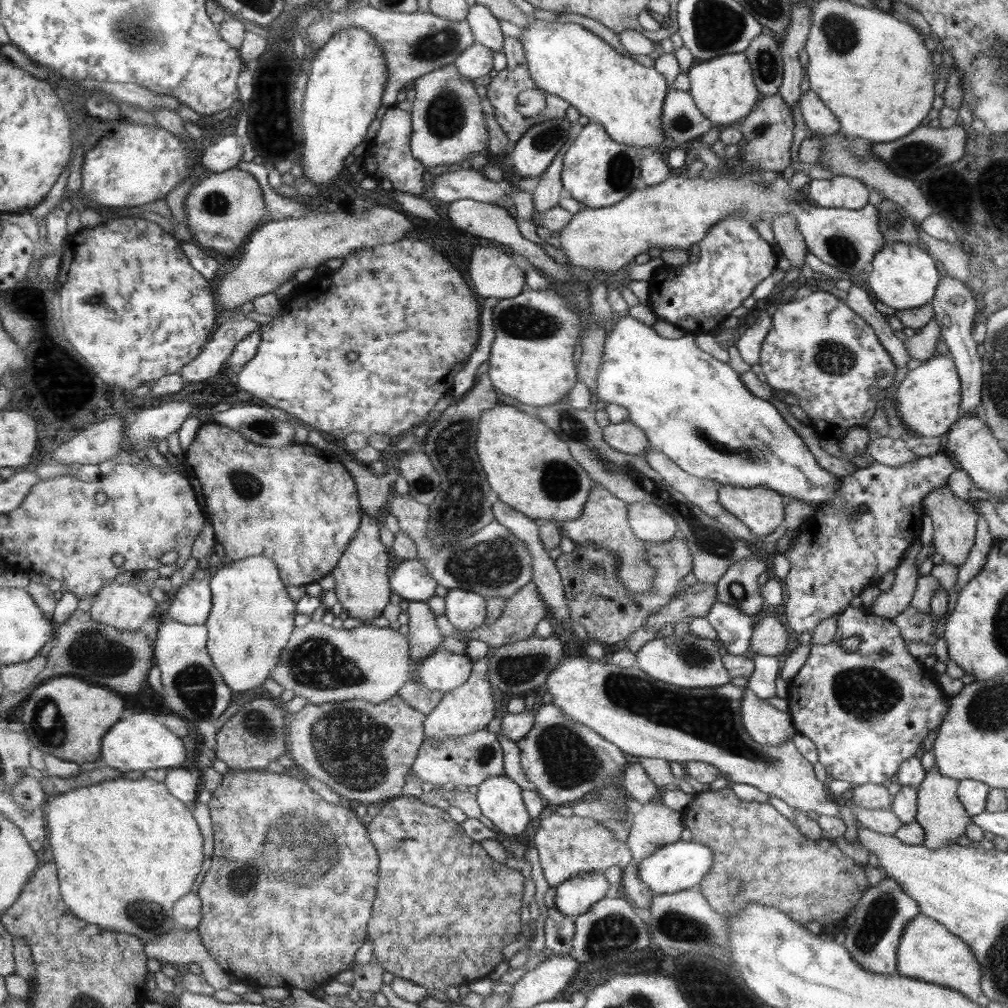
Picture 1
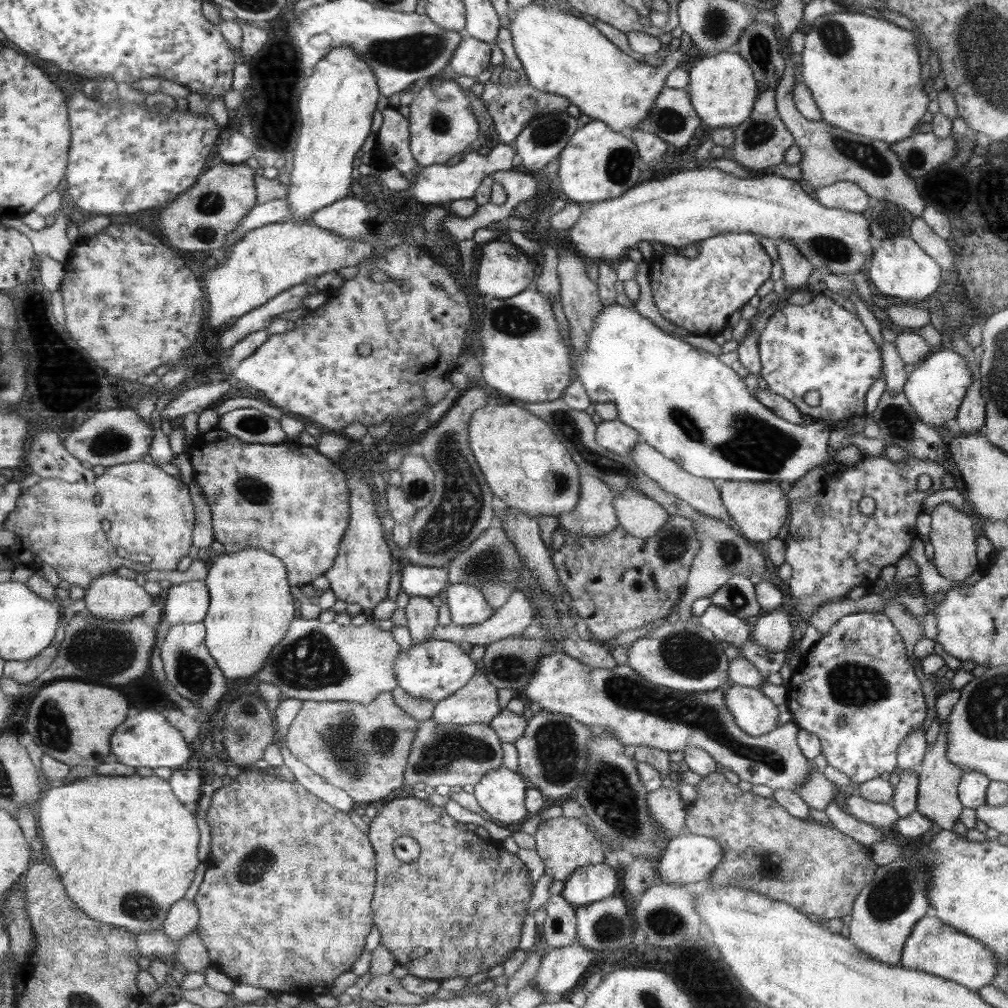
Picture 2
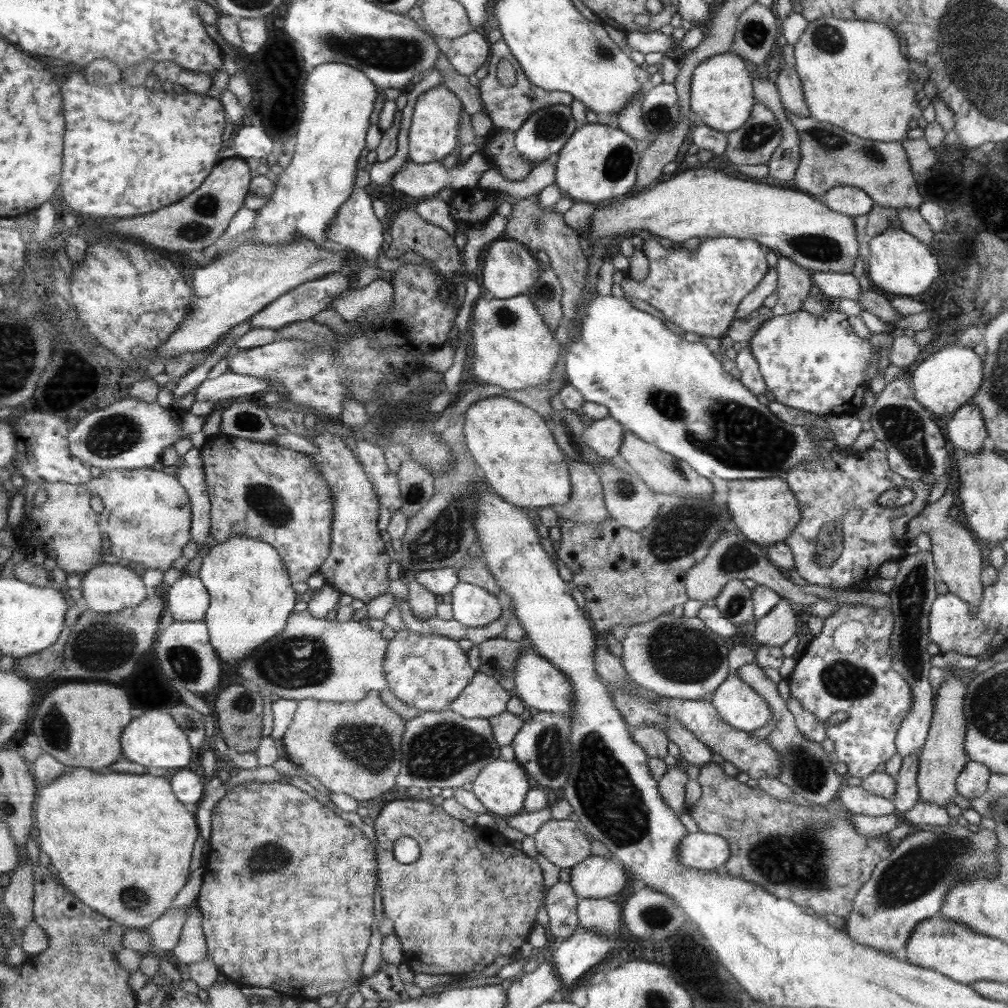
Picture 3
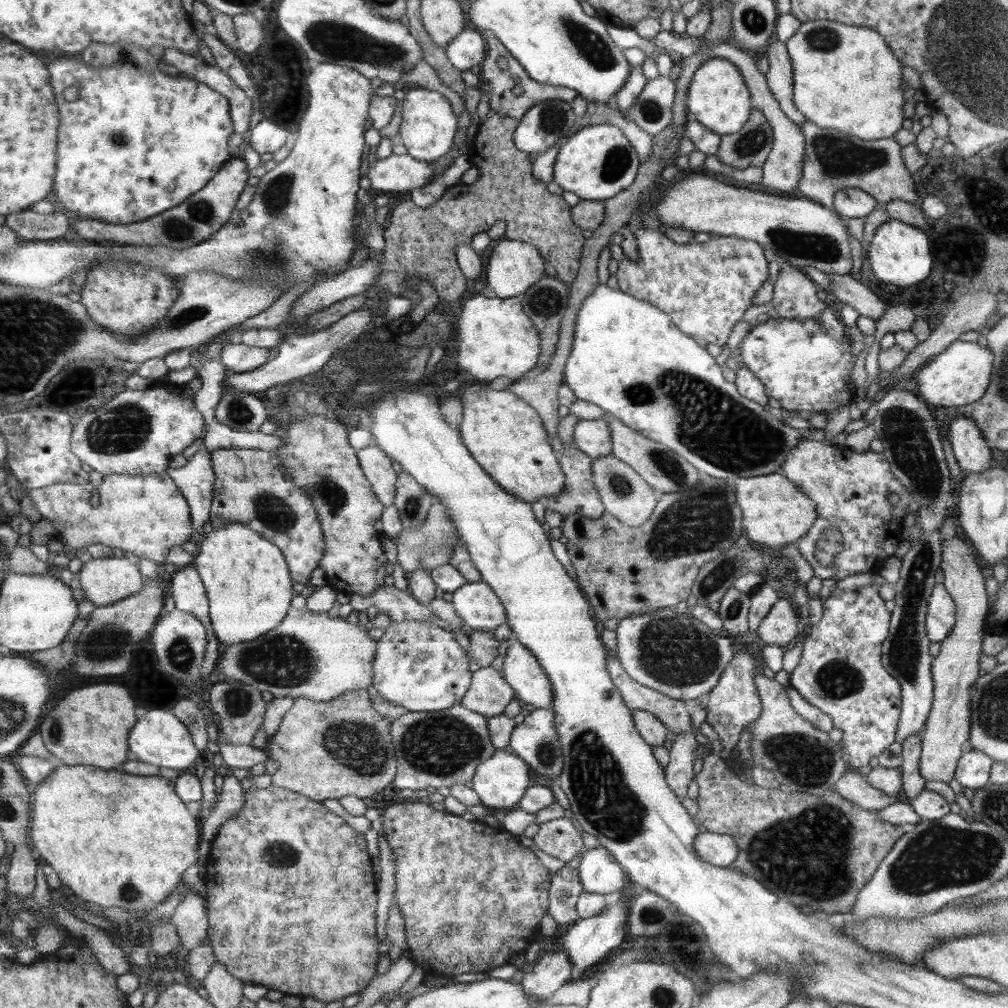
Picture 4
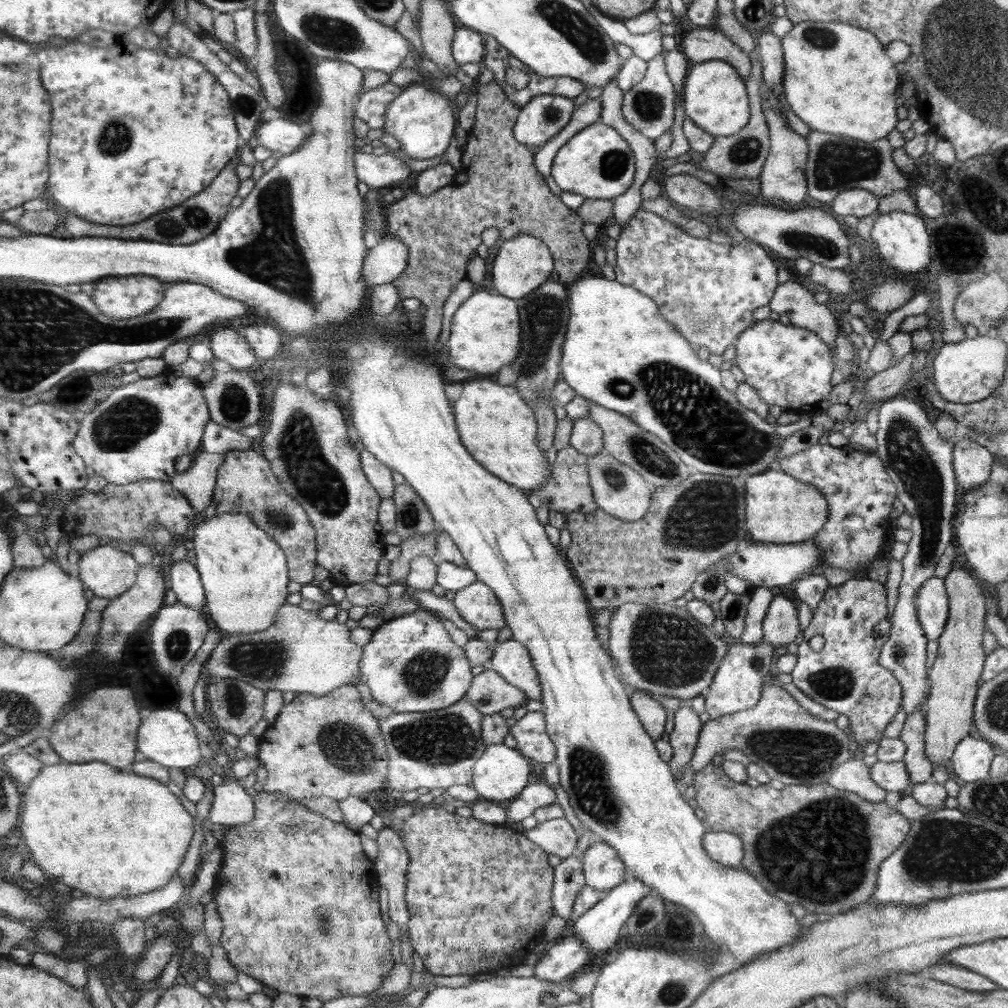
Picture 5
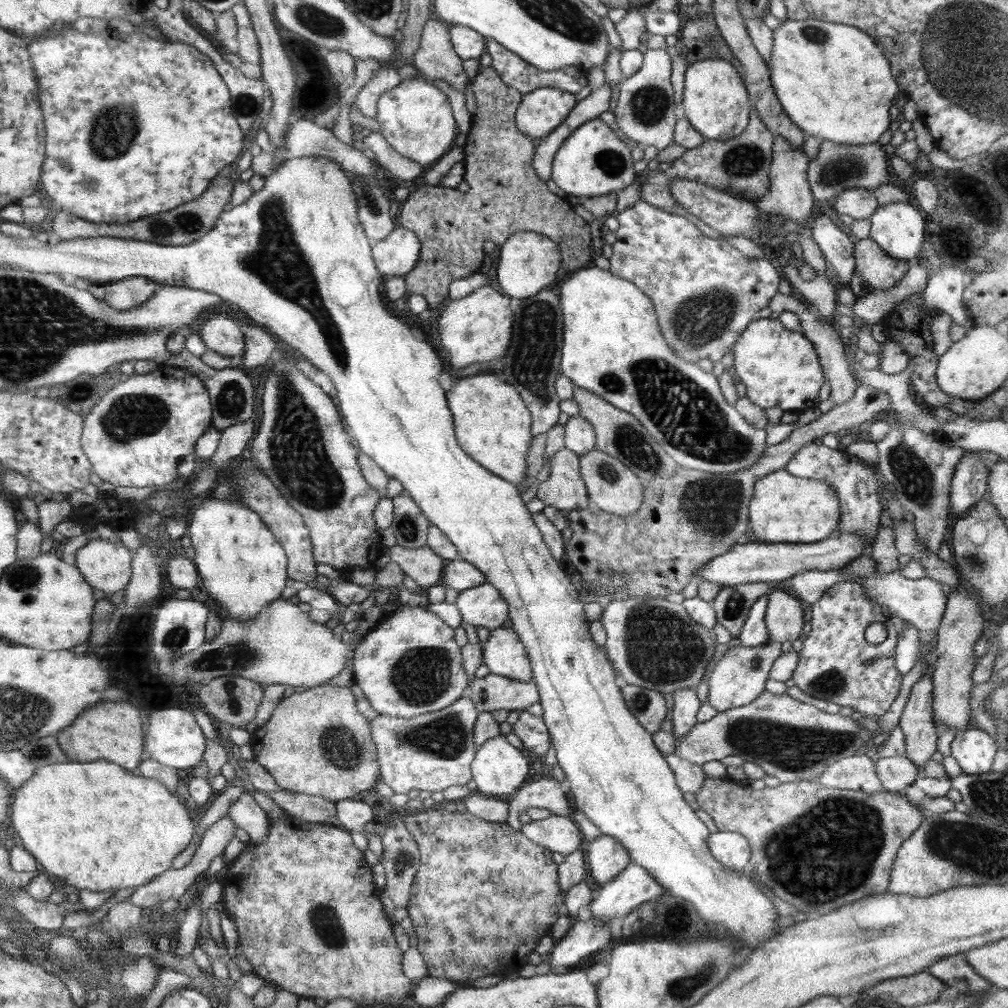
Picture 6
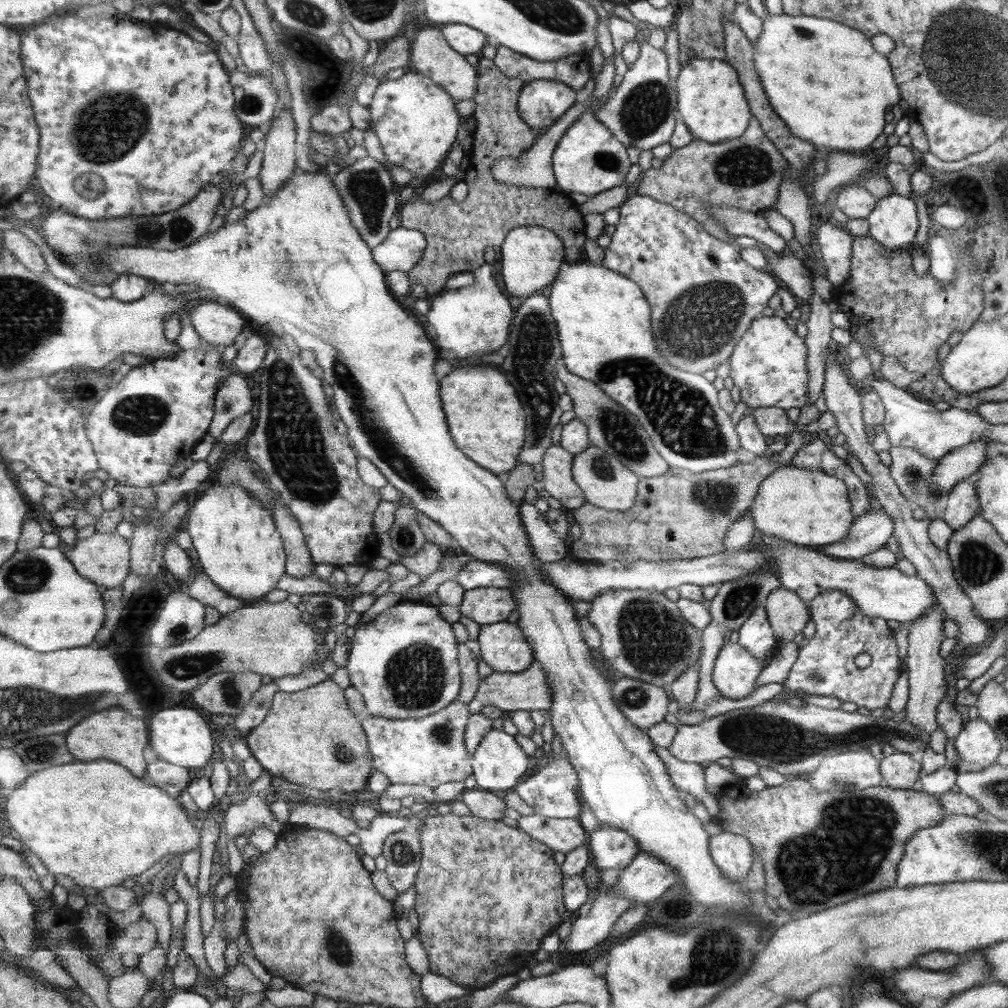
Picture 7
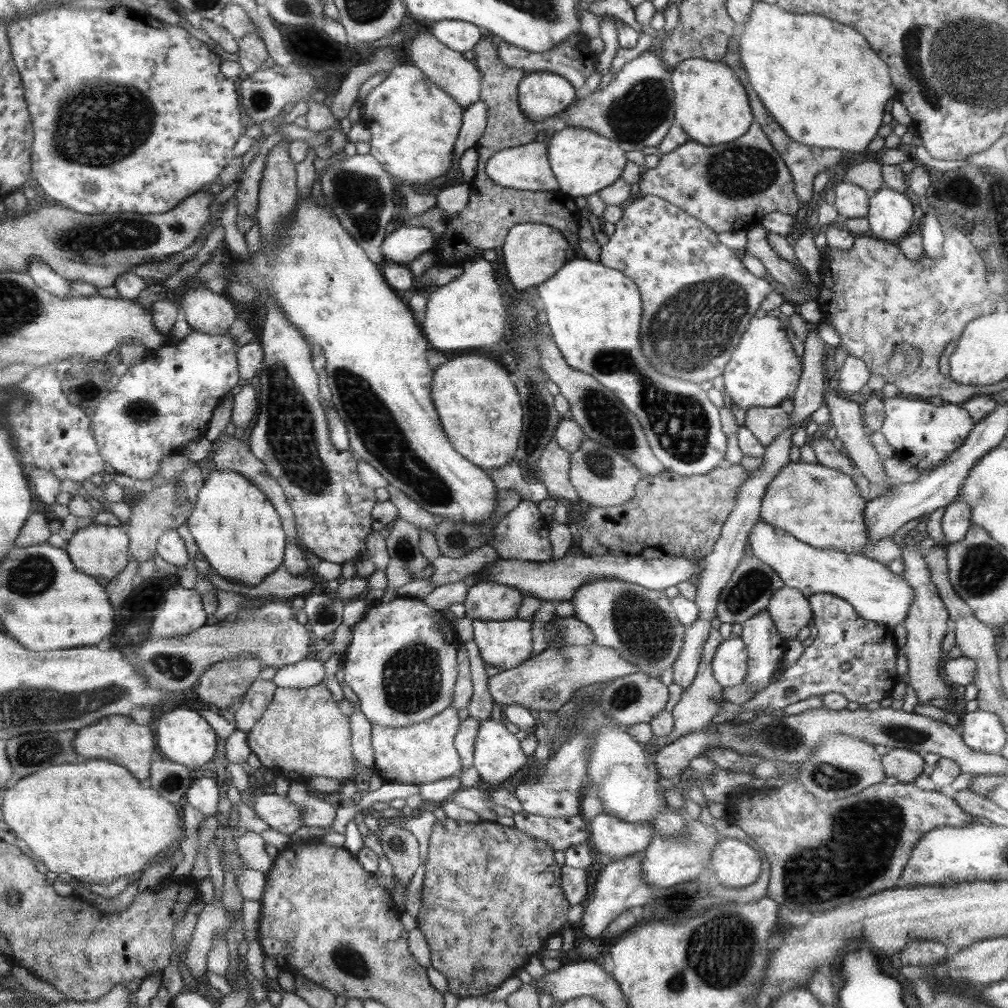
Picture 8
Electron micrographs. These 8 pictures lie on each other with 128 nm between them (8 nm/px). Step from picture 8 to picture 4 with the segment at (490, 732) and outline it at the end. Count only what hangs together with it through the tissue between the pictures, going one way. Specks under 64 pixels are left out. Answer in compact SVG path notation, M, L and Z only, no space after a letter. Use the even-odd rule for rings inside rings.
M498 749L476 768L472 790L488 808L514 808L531 785L529 769L518 756Z

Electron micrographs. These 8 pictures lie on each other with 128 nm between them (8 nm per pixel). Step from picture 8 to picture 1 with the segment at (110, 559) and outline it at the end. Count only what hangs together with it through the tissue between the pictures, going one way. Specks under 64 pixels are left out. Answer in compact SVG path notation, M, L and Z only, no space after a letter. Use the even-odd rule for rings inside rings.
M109 582L92 596L92 620L118 630L138 630L152 617L157 602L129 583Z

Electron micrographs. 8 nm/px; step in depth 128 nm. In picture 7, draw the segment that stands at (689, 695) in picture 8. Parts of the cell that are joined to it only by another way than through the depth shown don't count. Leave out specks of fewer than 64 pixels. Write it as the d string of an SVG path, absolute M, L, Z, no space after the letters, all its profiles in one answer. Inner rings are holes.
M767 569L759 570L758 572L749 572L749 574L745 574L738 580L722 583L722 586L720 586L714 598L707 602L711 614L711 623L700 633L703 649L701 657L698 660L700 671L698 691L696 691L694 703L692 703L690 709L685 712L689 717L692 712L700 711L704 715L703 720L708 720L734 710L745 709L746 706L747 708L754 708L760 706L760 704L764 704L764 702L768 700L776 699L787 701L788 703L794 700L796 696L794 694L789 695L785 691L783 684L777 683L764 684L764 686L756 688L752 695L748 695L747 699L731 700L720 695L720 691L714 687L714 682L712 680L713 668L718 653L724 645L724 636L726 636L726 633L732 633L734 630L738 631L745 623L745 620L752 614L752 611L758 605L764 605L772 590L780 586L779 578L773 570Z

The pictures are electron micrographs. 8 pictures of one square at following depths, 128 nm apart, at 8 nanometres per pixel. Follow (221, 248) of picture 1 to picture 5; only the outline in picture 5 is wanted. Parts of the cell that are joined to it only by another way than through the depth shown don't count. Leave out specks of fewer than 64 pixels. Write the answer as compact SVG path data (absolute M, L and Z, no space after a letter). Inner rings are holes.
M224 167L208 185L208 188L187 198L182 206L176 206L172 210L154 214L152 218L148 218L148 220L144 220L140 224L132 224L132 226L100 226L100 224L86 222L86 220L78 218L78 216L68 216L64 220L64 228L74 238L80 238L80 236L104 236L104 238L120 238L120 240L150 240L150 242L162 242L170 245L198 243L202 238L213 234L220 225L222 218L229 212L230 200L237 195L239 181L235 168Z

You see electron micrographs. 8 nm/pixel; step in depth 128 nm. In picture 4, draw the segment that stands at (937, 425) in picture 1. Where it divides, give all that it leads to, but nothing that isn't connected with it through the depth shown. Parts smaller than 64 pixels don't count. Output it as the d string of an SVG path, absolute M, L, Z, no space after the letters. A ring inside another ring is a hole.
M956 339L944 352L920 368L917 376L918 392L931 407L944 406L950 409L976 402L987 391L993 365L994 353L988 346L982 347L977 342Z

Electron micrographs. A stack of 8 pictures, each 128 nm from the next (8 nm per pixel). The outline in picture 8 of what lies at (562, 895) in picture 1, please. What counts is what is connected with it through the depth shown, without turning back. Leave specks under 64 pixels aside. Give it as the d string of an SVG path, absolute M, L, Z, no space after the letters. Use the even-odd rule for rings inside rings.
M604 812L590 820L588 828L590 830L588 843L592 846L595 854L608 854L611 861L641 853L648 846L650 839L656 832L650 823L626 823L624 820L616 818L616 816L604 814Z

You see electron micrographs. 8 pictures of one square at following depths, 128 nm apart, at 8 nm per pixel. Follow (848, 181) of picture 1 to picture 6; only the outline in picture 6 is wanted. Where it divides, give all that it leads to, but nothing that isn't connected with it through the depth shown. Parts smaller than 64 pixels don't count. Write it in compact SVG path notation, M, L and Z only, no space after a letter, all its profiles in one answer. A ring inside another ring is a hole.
M858 187L843 190L834 204L839 215L848 215L855 220L869 220L878 208L875 192Z

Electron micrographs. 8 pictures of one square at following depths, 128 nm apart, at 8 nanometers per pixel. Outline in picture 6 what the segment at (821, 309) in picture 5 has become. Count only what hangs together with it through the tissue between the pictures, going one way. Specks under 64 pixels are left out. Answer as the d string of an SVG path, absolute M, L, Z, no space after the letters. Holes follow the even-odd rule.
M777 293L771 298L768 308L770 308L771 312L780 312L780 314L788 310L788 312L794 312L794 314L798 316L802 327L801 333L812 342L824 376L831 386L831 393L829 396L832 398L835 405L841 405L842 403L848 402L852 396L854 396L857 385L854 375L850 372L850 365L846 361L843 342L835 322L826 322L824 319L821 319L821 316L816 310L806 304L796 293L791 296L790 294L787 296L786 294Z

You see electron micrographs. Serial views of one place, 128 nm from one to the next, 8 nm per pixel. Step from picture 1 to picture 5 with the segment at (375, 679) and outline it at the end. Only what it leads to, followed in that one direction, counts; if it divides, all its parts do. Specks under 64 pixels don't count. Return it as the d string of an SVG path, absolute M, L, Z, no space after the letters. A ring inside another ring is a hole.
M285 602L275 613L275 621L270 628L252 634L224 634L204 663L203 670L215 680L231 678L243 680L262 691L307 693L316 697L332 693L344 685L358 685L361 680L360 659L363 647L350 639L351 630L344 623L325 620L319 611L304 610L300 605Z

